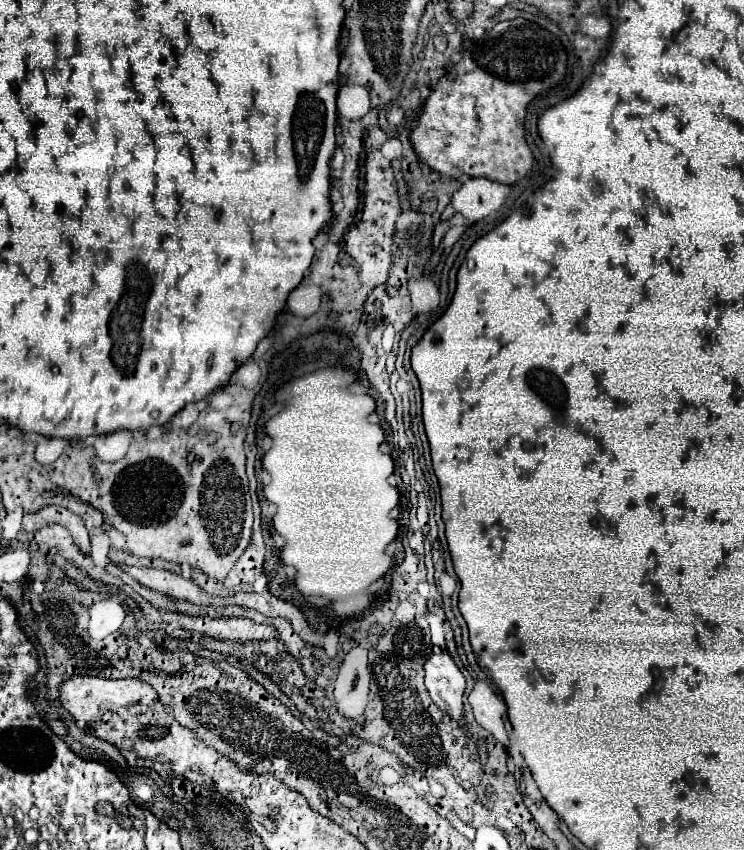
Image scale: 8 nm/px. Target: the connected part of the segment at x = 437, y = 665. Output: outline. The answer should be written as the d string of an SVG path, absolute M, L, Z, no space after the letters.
M433 649L431 655L427 655L423 669L425 669L425 687L427 687L429 695L431 695L431 699L435 701L435 705L437 705L439 709L443 709L447 715L451 715L451 717L459 723L459 727L461 727L463 731L467 731L465 719L463 719L463 691L465 691L465 677L463 677L463 673L459 671L459 667L455 665L451 653L445 651L445 649Z

